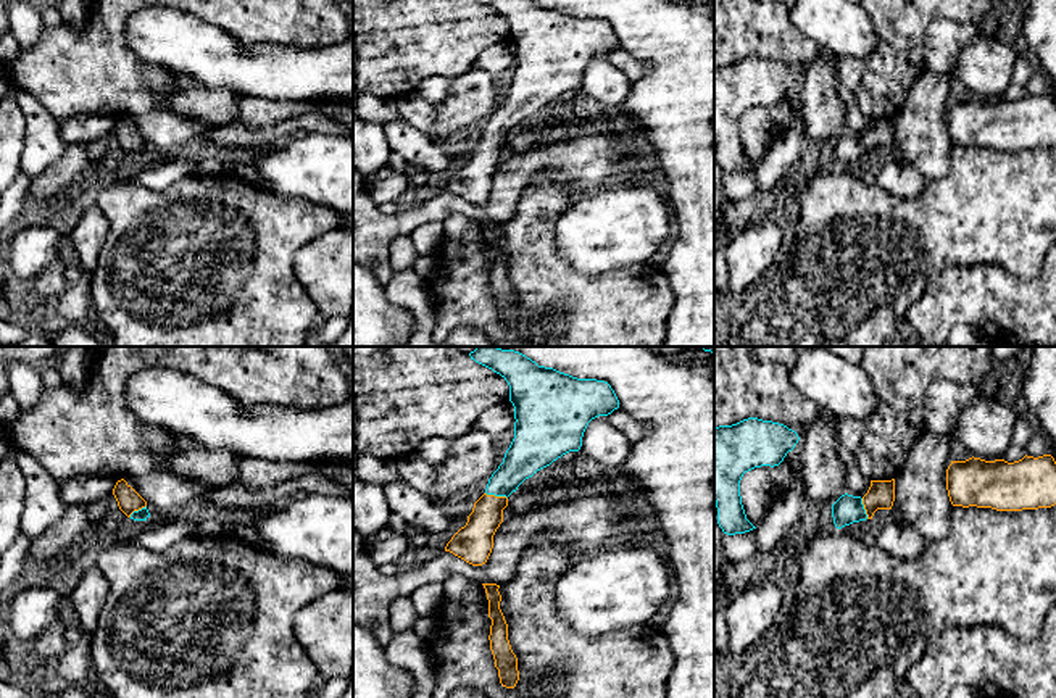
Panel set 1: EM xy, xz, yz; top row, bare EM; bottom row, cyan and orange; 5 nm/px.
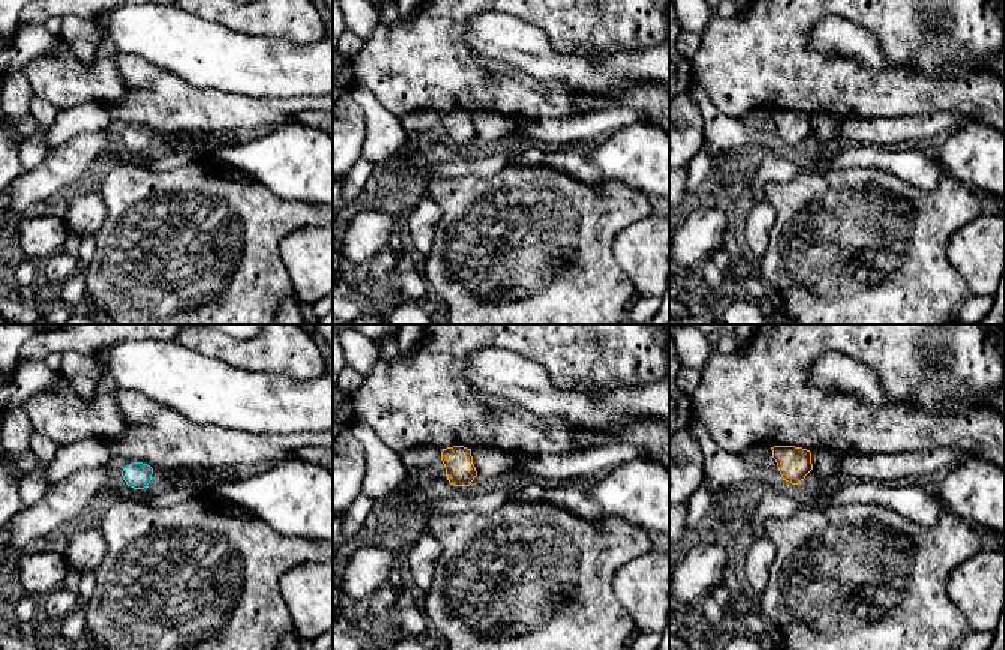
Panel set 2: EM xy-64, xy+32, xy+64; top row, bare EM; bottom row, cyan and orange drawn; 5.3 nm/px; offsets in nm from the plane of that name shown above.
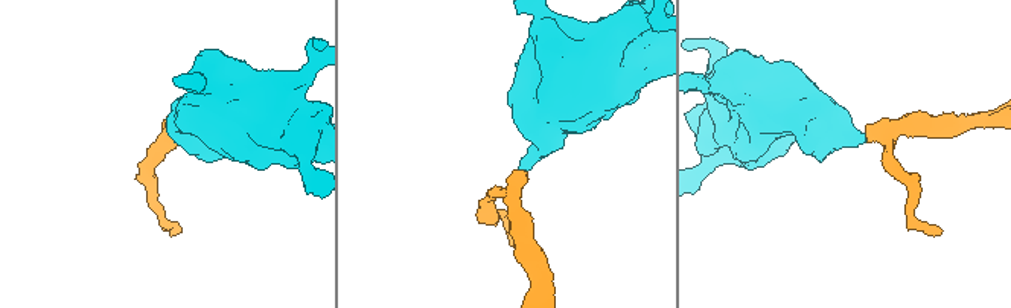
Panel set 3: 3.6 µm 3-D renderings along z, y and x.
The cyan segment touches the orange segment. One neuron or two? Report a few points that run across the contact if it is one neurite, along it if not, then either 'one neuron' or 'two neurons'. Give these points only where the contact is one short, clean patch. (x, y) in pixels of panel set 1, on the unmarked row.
line xz (526, 94), (500, 124), (497, 134), (487, 149), (476, 178); one neuron

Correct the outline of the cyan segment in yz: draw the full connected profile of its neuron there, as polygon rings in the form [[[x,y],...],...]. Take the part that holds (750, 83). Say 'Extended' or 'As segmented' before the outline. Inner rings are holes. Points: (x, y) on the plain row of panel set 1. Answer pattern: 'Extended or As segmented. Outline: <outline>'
As segmented. Outline: [[[758,56],[714,68],[714,140],[724,172],[756,168],[746,158],[740,119],[755,106],[779,105],[798,79],[798,73],[787,64]]]

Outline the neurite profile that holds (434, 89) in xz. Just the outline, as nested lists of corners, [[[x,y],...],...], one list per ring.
[[[430,76],[422,79],[416,85],[414,93],[432,105],[437,105],[445,100],[450,89],[450,82],[451,82],[450,76]]]

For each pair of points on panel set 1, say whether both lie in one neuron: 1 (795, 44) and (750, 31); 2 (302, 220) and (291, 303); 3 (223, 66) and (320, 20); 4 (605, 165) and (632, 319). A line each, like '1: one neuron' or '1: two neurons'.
1: one neuron
2: one neuron
3: two neurons
4: two neurons

